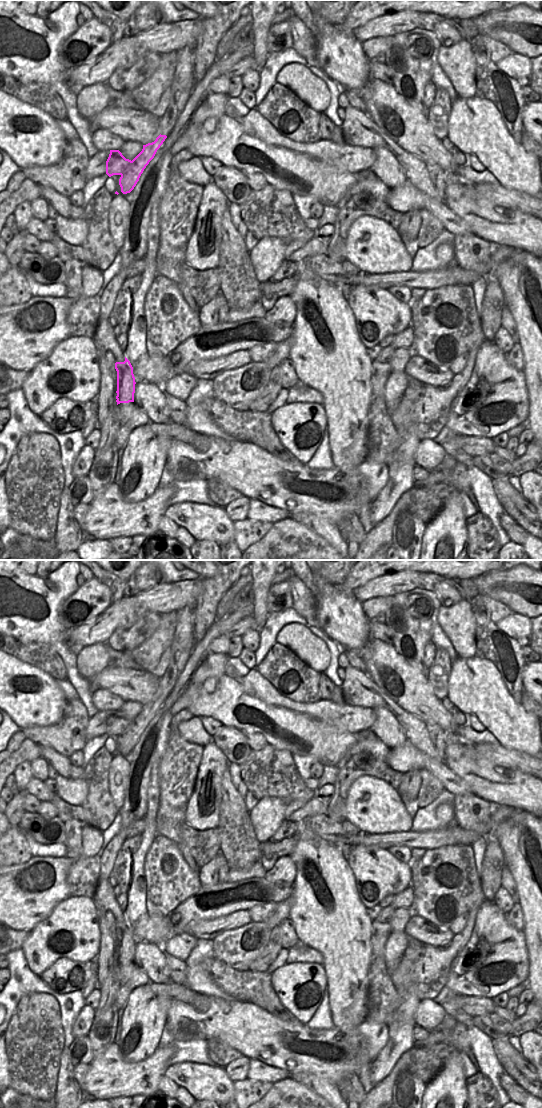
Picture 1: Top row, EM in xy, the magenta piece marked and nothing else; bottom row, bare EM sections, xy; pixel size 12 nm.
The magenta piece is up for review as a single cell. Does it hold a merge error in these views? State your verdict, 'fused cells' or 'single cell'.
fused cells

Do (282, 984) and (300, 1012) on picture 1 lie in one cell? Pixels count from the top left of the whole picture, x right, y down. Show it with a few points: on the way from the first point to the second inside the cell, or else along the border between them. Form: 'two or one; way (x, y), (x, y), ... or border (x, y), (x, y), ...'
one; way (289, 991), (292, 994), (294, 1005)

